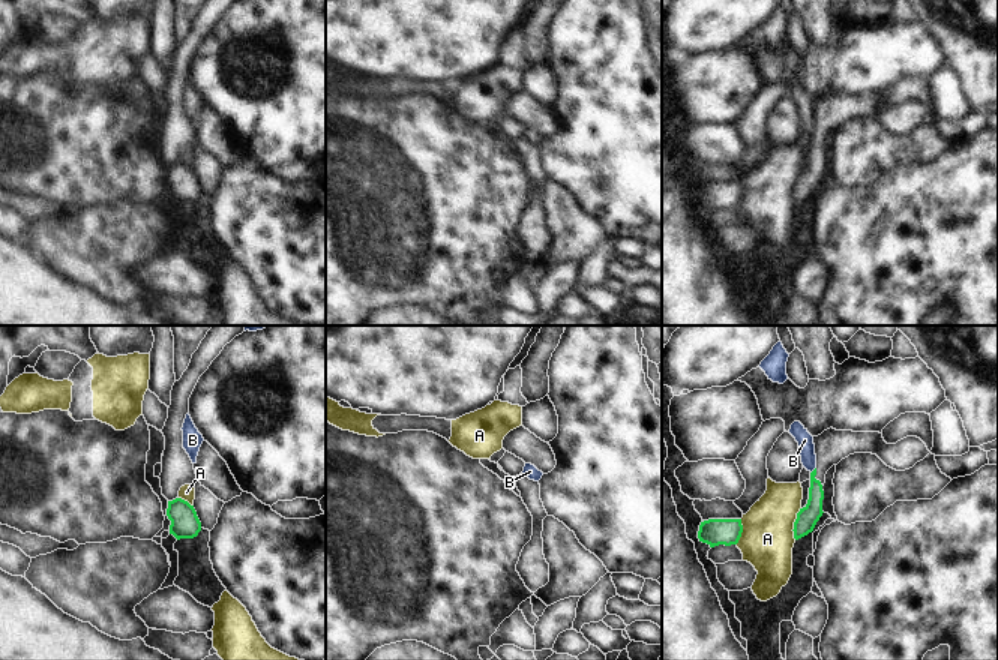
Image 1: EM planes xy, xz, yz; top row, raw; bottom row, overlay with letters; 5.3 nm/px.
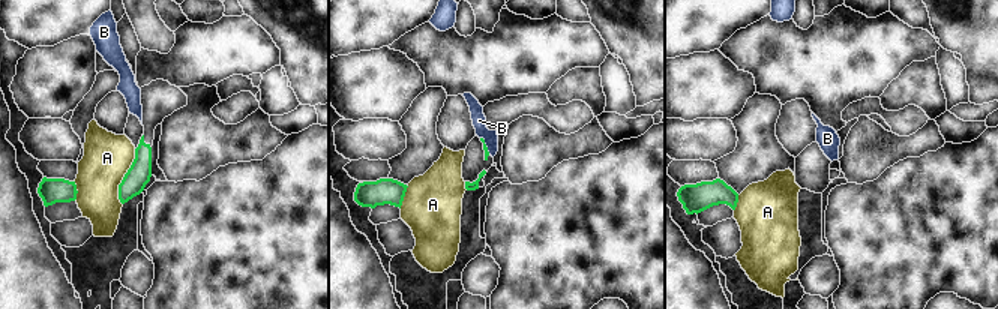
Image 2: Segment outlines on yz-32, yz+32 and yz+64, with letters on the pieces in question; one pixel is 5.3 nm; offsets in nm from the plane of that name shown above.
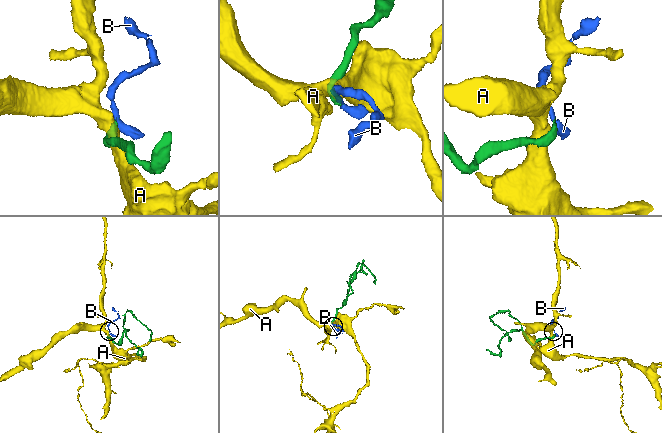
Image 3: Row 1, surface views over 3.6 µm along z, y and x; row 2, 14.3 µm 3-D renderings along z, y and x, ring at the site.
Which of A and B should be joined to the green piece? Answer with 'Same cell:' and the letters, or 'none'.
Same cell: none

